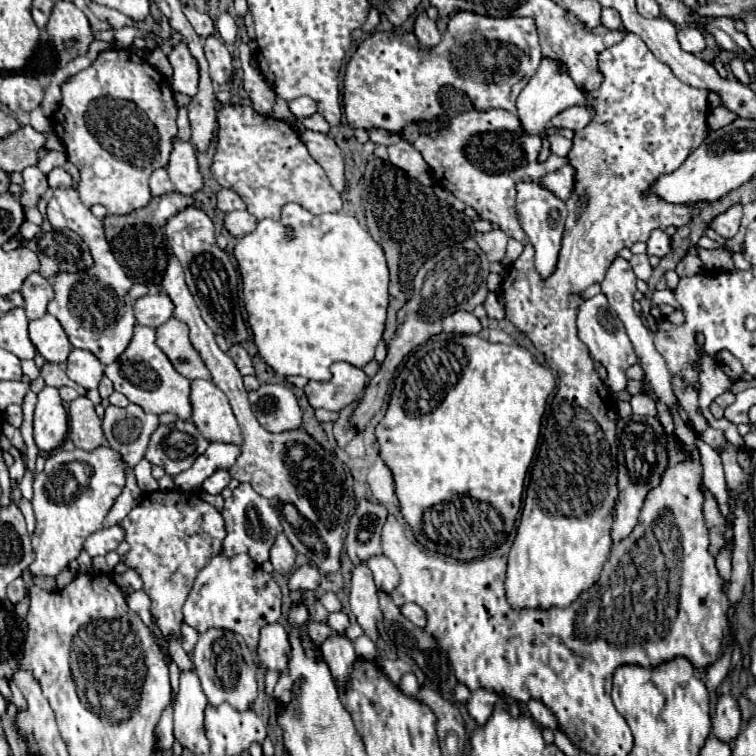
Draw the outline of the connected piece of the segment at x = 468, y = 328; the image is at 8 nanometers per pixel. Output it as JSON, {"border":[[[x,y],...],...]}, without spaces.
{"border":[[[456,311],[444,319],[444,331],[446,333],[478,333],[480,321],[470,311]]]}

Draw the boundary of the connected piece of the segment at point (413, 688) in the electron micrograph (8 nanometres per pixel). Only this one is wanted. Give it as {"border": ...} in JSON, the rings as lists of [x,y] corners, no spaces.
{"border":[[[406,673],[406,675],[402,677],[402,681],[400,681],[400,691],[402,691],[404,695],[408,695],[408,697],[416,697],[418,689],[420,689],[420,685],[418,685],[418,681],[416,681],[416,675],[414,675],[414,673]]]}

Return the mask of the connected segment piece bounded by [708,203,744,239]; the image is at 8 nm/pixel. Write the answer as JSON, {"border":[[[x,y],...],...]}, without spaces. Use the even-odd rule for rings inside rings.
{"border":[[[742,203],[732,205],[728,211],[720,213],[718,217],[714,217],[710,221],[710,229],[714,229],[722,239],[732,239],[740,227],[740,219],[742,219],[744,211],[742,211]]]}

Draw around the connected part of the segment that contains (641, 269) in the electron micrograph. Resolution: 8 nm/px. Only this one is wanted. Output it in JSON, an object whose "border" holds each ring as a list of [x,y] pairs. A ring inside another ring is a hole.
{"border":[[[642,253],[642,255],[632,255],[630,265],[632,265],[632,269],[634,269],[634,273],[636,273],[638,279],[644,279],[644,281],[650,279],[652,267],[650,267],[650,263],[648,263],[648,255],[646,255],[646,253]]]}

